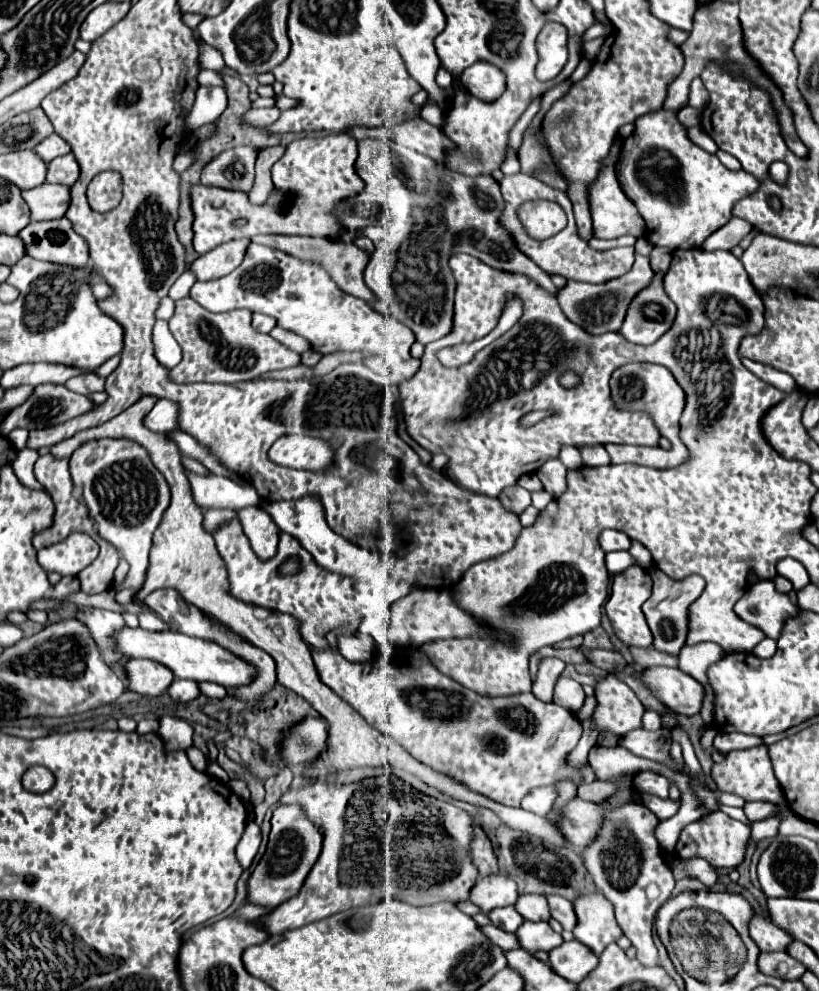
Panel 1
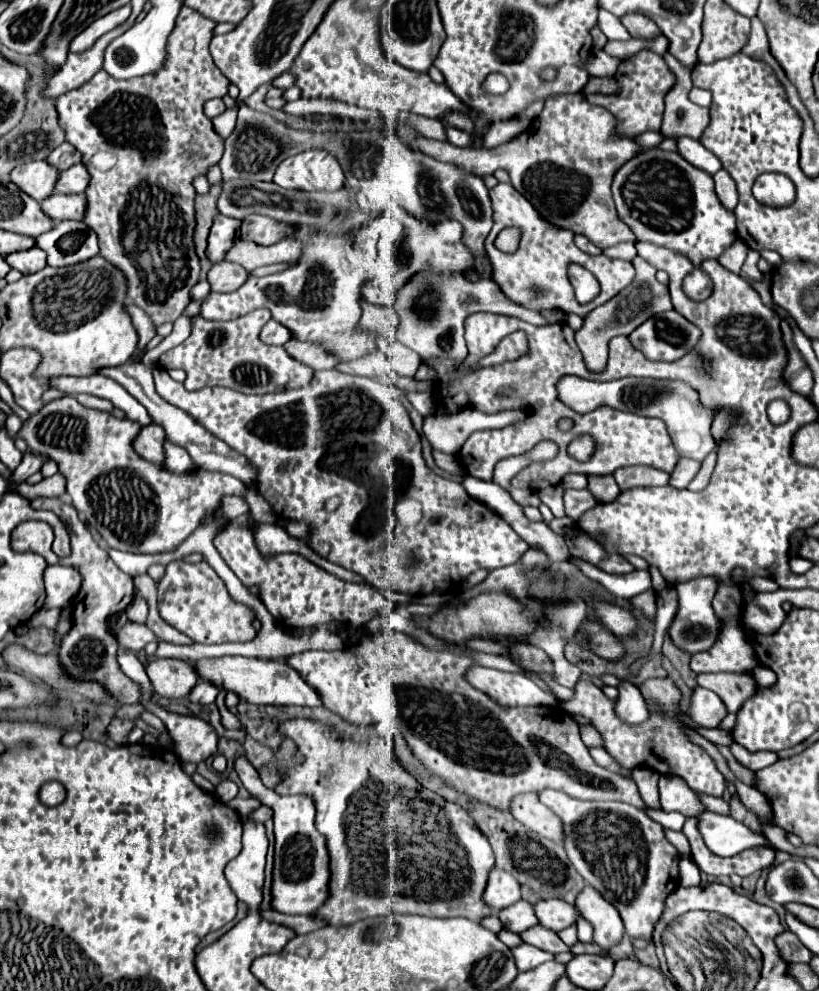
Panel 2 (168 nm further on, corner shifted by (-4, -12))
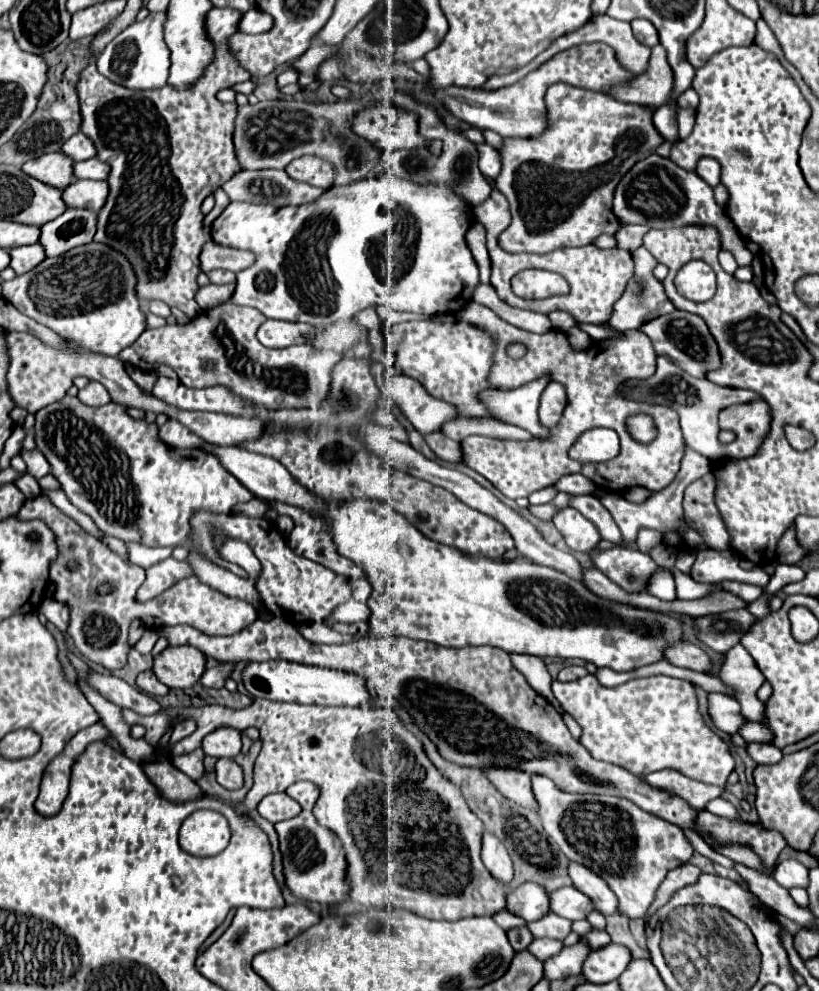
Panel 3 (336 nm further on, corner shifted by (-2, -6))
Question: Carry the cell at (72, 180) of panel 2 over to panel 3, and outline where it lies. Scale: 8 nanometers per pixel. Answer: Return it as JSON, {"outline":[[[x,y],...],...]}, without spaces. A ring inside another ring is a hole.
{"outline":[[[95,158],[73,164],[73,178],[75,180],[79,180],[79,178],[87,178],[87,180],[103,180],[103,178],[107,178],[107,176],[99,176],[99,174],[109,174],[109,166],[105,162],[95,160]]]}

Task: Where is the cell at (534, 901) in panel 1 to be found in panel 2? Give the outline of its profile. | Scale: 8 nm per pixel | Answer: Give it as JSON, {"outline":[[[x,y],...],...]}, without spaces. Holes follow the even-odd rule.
{"outline":[[[559,898],[537,902],[535,912],[539,922],[545,924],[545,928],[553,928],[555,932],[569,928],[579,920],[579,910],[575,908],[575,904],[569,904]]]}

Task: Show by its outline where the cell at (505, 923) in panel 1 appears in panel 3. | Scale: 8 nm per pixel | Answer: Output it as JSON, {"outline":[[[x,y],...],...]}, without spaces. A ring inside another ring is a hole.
{"outline":[[[525,882],[515,890],[507,892],[507,912],[533,922],[549,912],[549,898],[543,886],[535,882]]]}

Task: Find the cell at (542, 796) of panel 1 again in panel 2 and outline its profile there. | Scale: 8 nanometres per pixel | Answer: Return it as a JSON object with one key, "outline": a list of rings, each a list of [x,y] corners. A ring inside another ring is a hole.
{"outline":[[[559,790],[539,792],[539,800],[551,808],[563,822],[563,848],[575,866],[575,870],[585,878],[585,882],[601,892],[621,914],[625,930],[631,938],[651,938],[657,920],[663,914],[665,898],[679,886],[679,852],[665,838],[665,828],[653,822],[643,810],[623,804],[623,802],[583,802],[567,796]]]}

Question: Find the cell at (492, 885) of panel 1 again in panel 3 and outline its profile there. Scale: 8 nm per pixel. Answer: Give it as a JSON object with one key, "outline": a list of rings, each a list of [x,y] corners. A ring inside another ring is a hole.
{"outline":[[[489,832],[483,834],[481,858],[483,858],[485,868],[491,872],[491,876],[495,880],[503,882],[503,886],[507,888],[509,882],[513,880],[513,864],[511,864],[511,858],[509,858],[505,846]]]}

